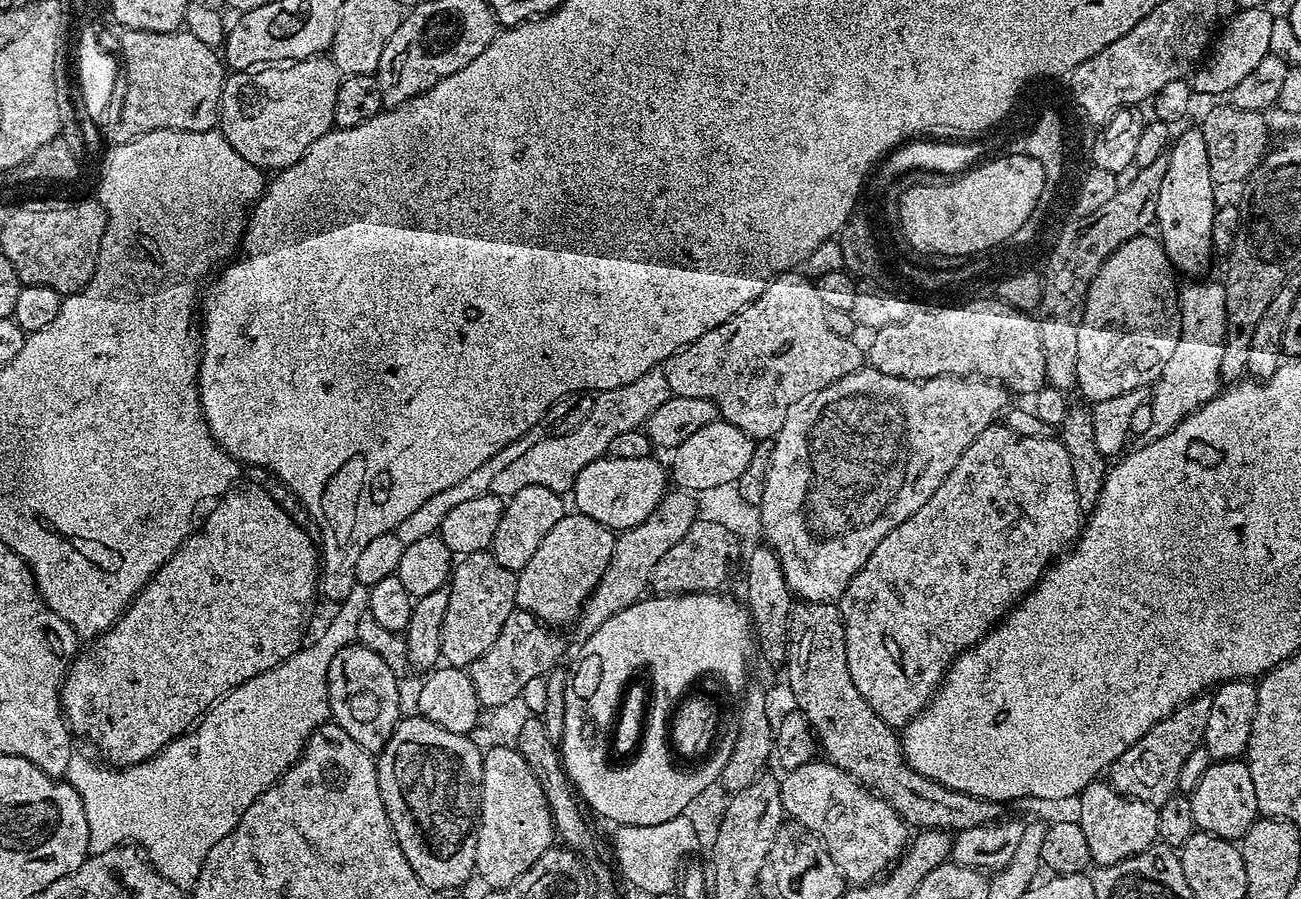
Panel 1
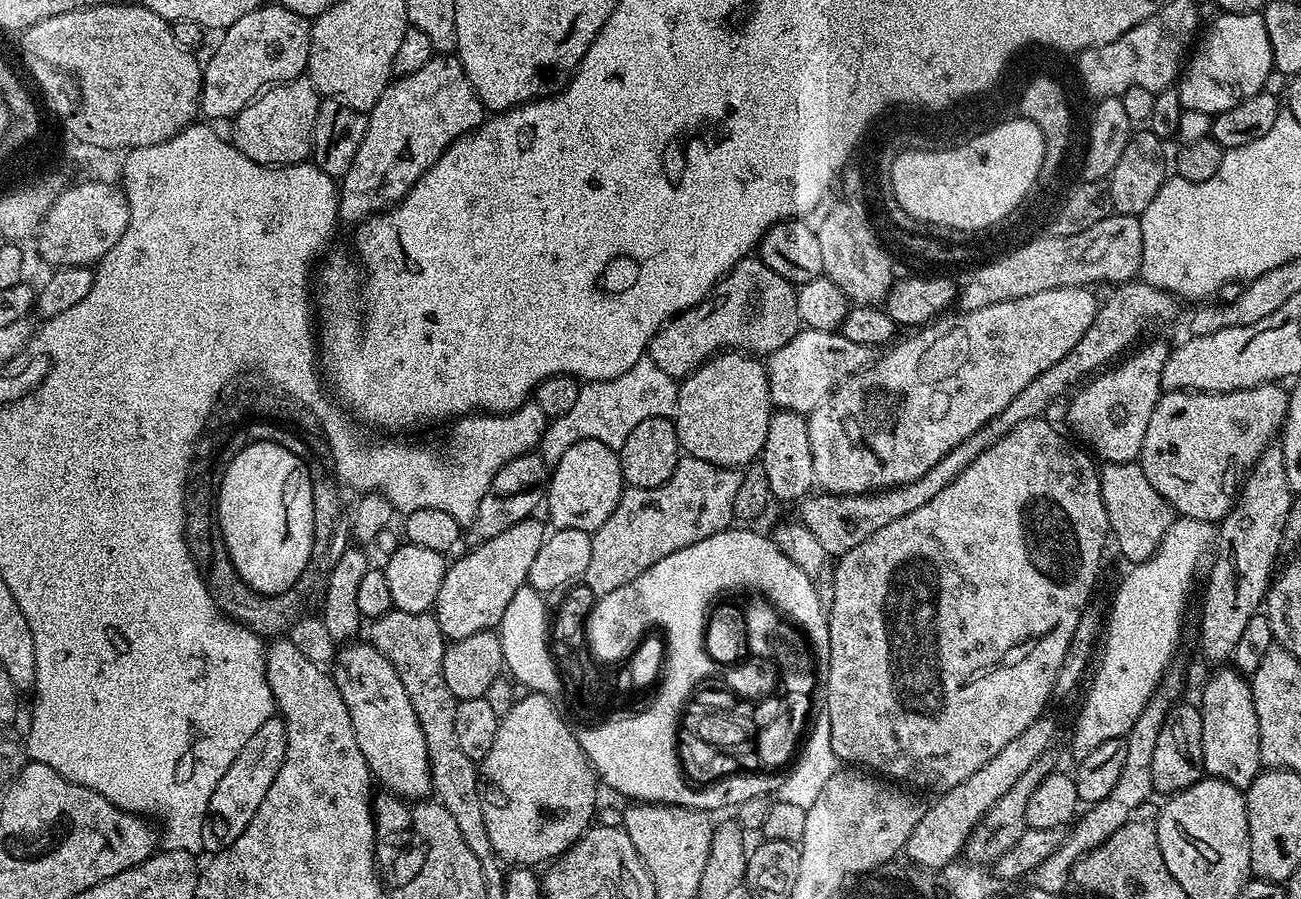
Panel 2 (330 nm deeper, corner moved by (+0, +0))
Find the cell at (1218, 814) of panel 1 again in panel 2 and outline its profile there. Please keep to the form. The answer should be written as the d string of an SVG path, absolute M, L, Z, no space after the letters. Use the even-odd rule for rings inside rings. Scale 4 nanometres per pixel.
M1220 666L1204 684L1198 707L1202 722L1202 758L1204 771L1211 779L1225 780L1230 786L1246 790L1262 771L1258 714L1252 701L1252 685L1245 673L1231 666Z

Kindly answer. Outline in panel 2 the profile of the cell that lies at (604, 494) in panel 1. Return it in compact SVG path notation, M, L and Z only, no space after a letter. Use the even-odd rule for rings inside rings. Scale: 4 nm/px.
M597 440L574 442L574 446L570 446L551 469L546 481L546 508L548 504L551 527L596 532L598 526L614 514L625 487L617 449Z

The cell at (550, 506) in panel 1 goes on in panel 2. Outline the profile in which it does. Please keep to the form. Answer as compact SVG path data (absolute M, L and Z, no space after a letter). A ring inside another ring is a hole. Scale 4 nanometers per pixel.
M529 518L518 522L518 526L510 526L510 530L505 530L495 538L469 547L465 556L449 563L434 609L445 641L470 638L470 634L479 632L491 632L499 625L502 614L506 614L510 598L514 598L514 594L527 585L530 565L534 563L538 550L542 550L545 535L546 529L536 518Z

